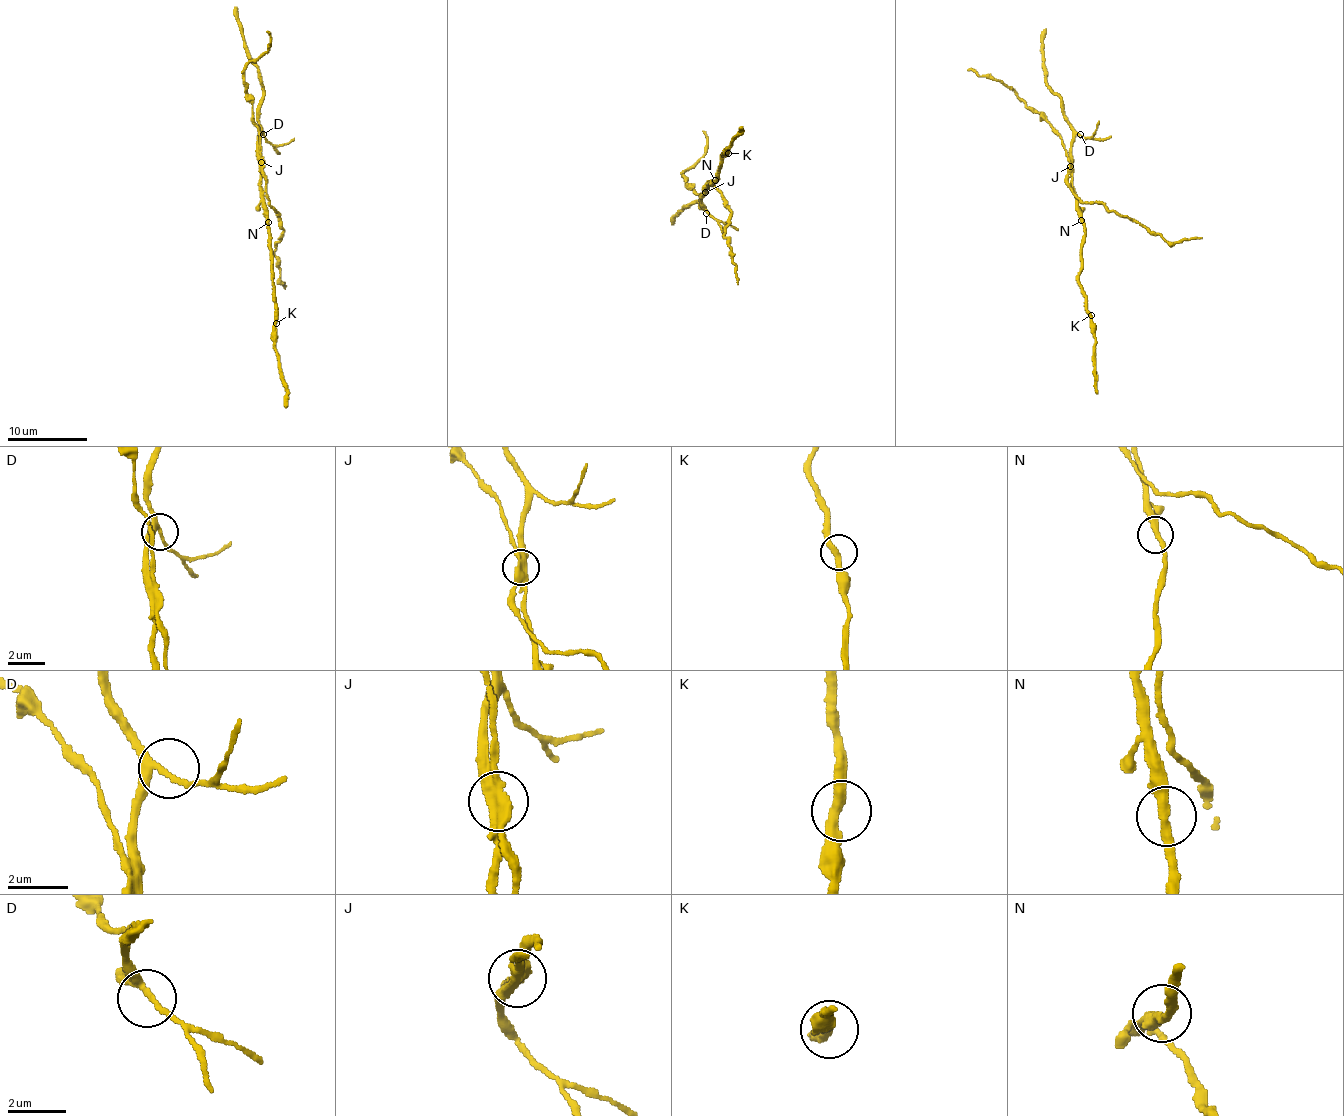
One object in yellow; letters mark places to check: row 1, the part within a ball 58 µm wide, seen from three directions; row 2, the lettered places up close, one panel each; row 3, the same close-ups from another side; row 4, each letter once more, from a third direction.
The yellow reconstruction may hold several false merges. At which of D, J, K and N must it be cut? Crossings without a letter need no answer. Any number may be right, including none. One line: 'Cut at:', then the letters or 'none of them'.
Cut at: J

